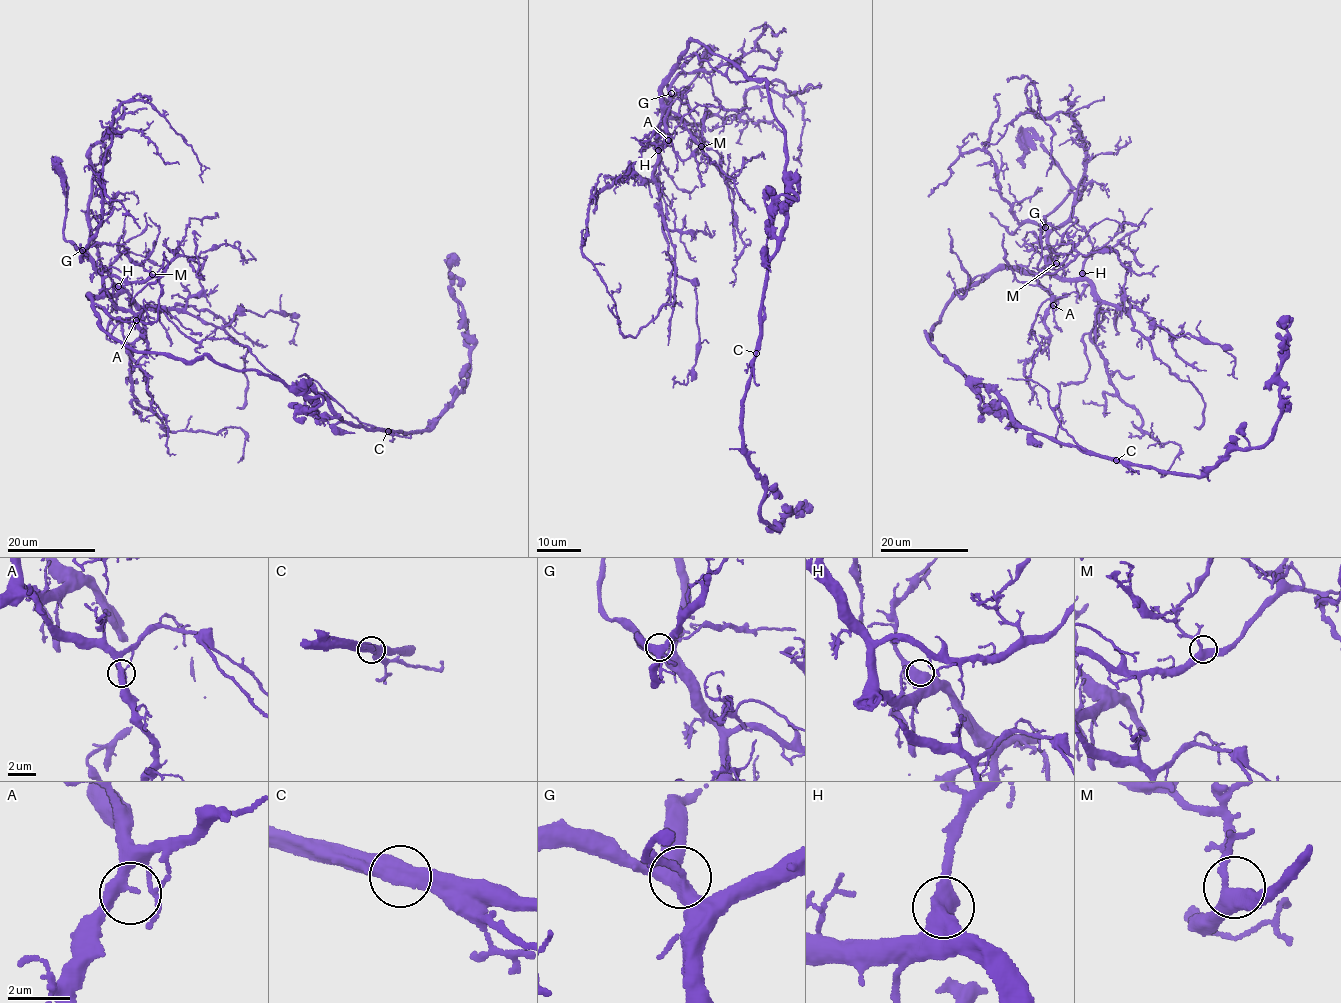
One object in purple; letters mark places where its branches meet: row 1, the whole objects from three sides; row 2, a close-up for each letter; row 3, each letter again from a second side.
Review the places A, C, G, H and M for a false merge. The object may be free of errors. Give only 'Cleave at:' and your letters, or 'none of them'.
Cleave at: C

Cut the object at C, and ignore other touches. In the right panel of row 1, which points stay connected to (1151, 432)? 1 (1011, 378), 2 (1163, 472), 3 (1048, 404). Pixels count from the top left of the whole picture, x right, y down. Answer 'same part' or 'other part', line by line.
1: other part
2: same part
3: other part

